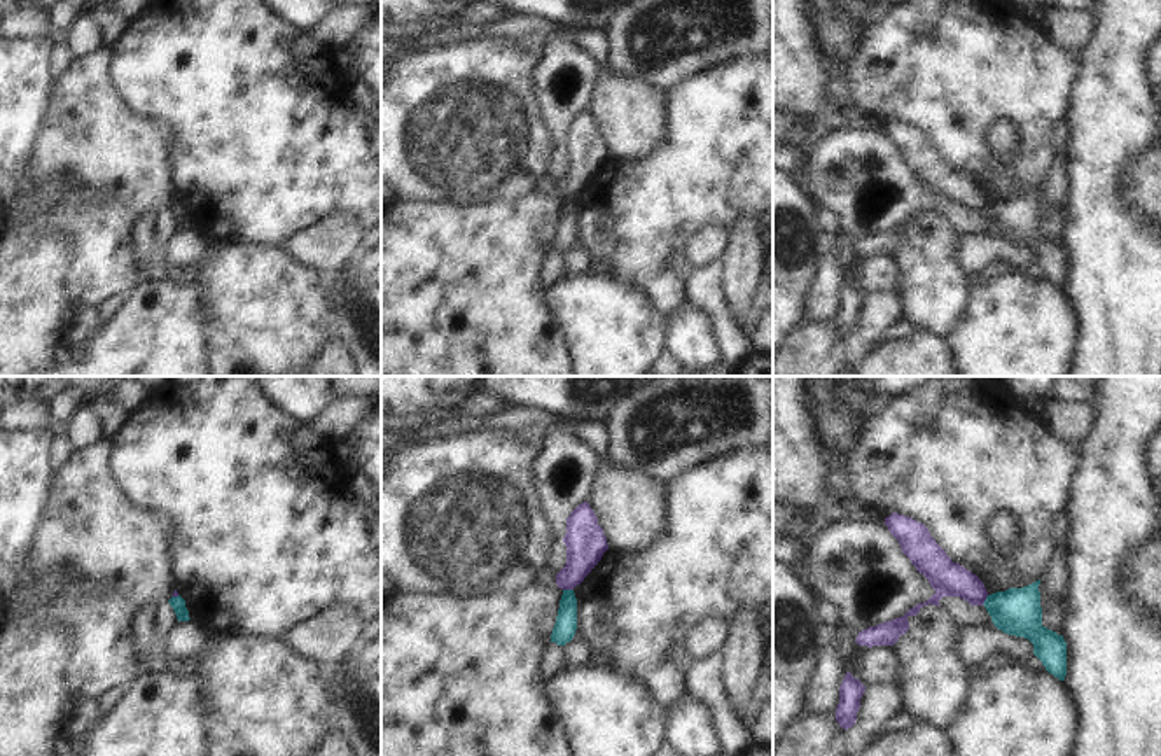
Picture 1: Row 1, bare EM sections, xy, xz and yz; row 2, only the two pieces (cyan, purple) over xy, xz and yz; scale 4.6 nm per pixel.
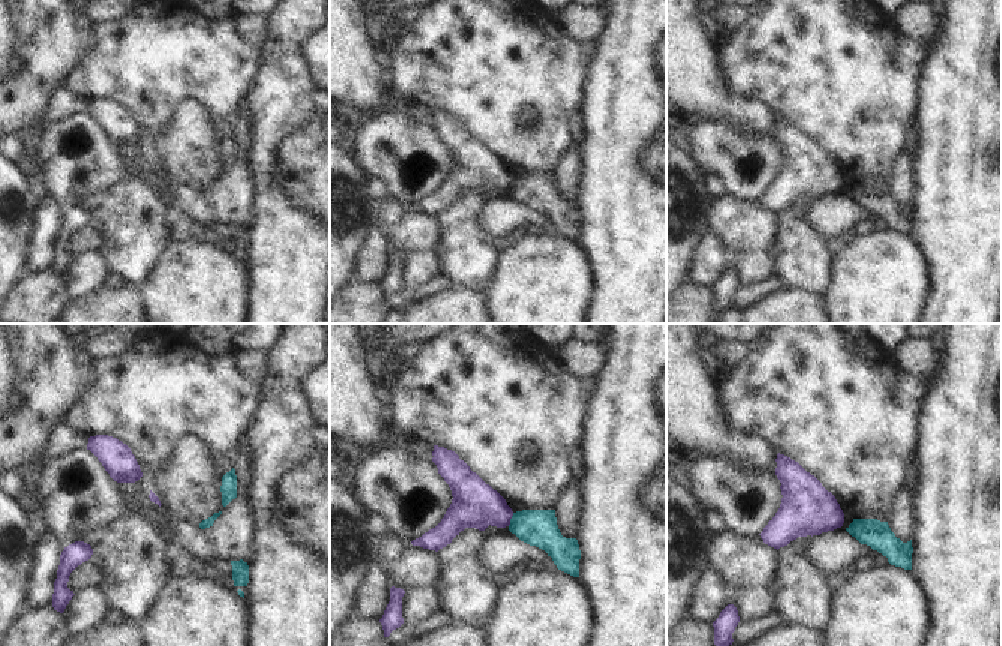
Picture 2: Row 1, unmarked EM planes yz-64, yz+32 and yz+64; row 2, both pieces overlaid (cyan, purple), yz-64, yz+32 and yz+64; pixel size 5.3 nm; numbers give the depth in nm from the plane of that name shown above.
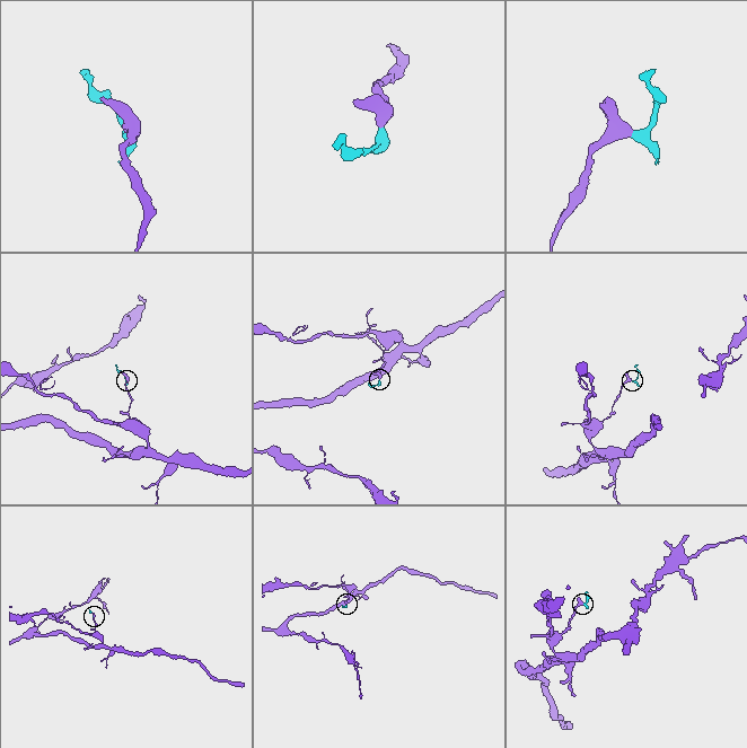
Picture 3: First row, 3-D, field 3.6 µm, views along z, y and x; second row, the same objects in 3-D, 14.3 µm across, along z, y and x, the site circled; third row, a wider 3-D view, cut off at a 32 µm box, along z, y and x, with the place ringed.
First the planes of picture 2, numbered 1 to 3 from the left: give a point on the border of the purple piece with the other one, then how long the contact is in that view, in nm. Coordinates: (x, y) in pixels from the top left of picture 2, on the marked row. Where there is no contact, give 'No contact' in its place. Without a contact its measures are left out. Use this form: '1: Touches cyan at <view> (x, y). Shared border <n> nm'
1: No contact
2: Touches cyan at yz+32 (510, 519). Shared border 80 nm
3: No contact.

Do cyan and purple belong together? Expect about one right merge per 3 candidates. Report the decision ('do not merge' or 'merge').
do not merge

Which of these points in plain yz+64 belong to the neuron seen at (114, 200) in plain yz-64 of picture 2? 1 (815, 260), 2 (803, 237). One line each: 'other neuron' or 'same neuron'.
1: same neuron
2: same neuron

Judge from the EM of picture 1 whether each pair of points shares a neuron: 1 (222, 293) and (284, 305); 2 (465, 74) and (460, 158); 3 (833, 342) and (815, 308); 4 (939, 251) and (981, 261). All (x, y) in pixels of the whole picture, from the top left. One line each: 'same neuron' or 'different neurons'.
1: same neuron
2: same neuron
3: different neurons
4: different neurons

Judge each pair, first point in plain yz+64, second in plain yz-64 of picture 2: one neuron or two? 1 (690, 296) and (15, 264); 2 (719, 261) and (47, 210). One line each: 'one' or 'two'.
1: two
2: one

